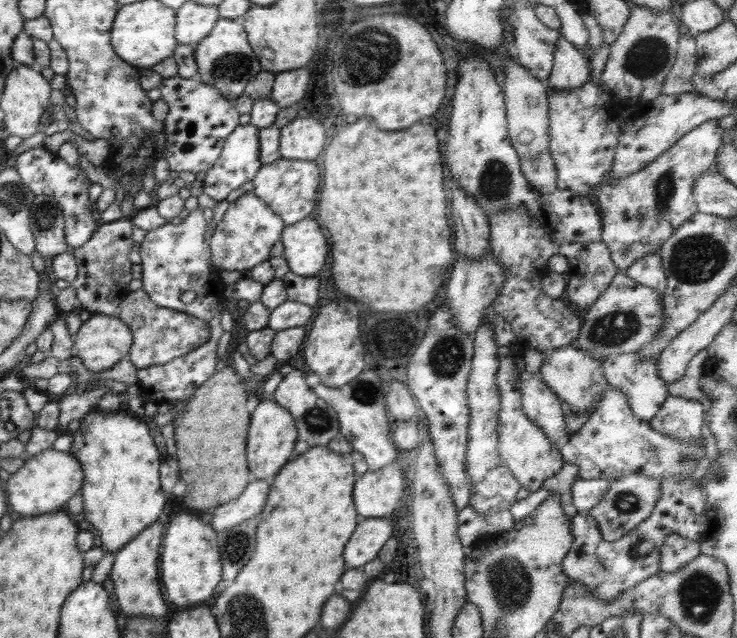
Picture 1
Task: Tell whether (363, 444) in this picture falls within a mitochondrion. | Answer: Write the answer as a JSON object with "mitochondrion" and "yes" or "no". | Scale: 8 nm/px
{"mitochondrion":"no"}

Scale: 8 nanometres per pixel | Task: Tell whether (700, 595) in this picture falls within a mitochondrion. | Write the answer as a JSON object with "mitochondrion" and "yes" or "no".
{"mitochondrion":"yes"}

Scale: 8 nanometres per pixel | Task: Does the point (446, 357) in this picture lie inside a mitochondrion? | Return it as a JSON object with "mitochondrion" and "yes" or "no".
{"mitochondrion":"yes"}

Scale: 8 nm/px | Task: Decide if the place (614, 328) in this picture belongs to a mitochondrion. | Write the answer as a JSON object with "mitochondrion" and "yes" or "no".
{"mitochondrion":"yes"}

